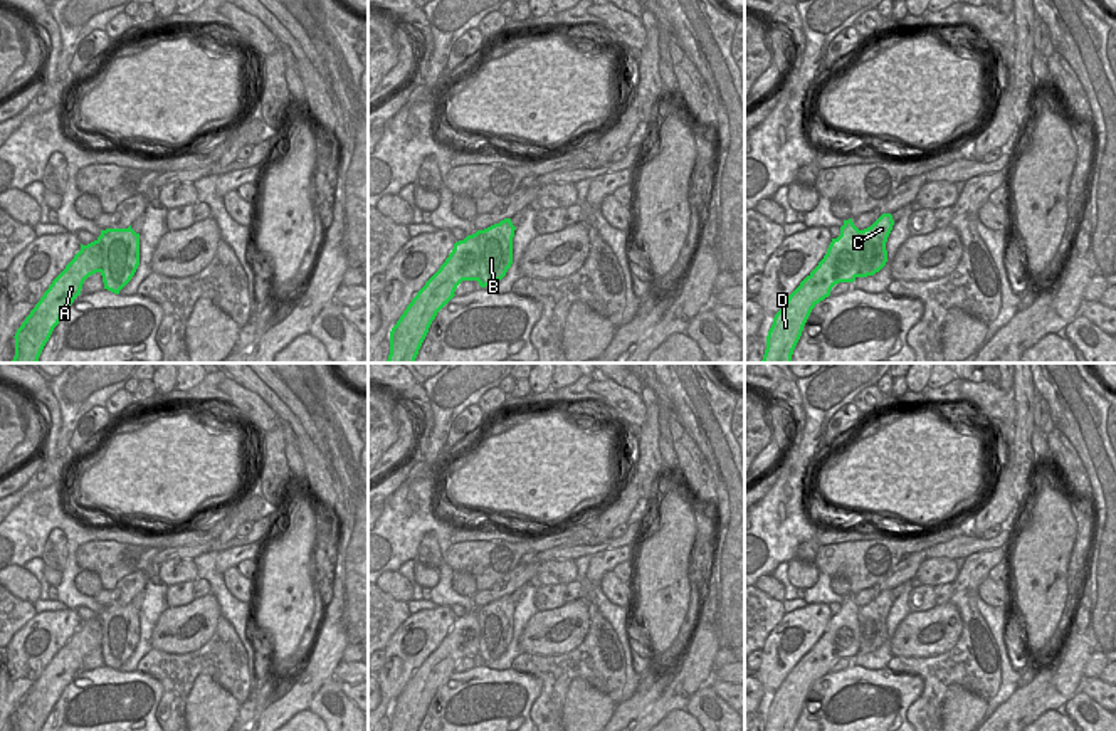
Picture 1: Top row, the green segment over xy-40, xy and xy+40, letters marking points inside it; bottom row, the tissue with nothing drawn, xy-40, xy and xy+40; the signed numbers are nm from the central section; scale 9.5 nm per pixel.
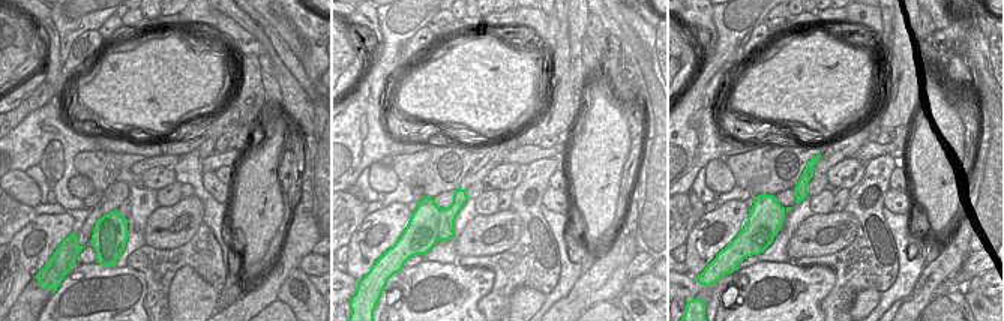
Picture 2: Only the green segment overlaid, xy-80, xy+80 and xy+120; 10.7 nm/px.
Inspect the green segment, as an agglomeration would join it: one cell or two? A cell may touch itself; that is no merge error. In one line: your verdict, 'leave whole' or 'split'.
split

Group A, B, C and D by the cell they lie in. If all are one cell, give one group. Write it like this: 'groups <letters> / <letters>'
groups A D / B C

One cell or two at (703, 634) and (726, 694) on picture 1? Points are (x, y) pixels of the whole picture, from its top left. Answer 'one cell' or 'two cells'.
two cells

